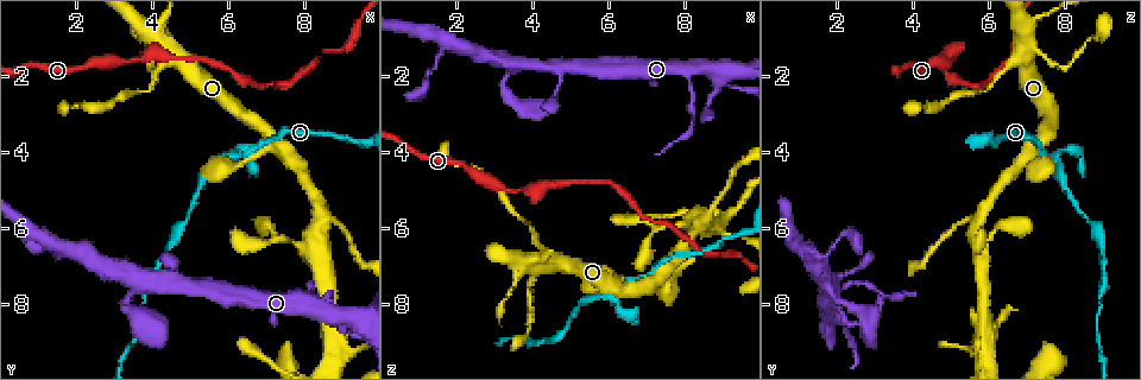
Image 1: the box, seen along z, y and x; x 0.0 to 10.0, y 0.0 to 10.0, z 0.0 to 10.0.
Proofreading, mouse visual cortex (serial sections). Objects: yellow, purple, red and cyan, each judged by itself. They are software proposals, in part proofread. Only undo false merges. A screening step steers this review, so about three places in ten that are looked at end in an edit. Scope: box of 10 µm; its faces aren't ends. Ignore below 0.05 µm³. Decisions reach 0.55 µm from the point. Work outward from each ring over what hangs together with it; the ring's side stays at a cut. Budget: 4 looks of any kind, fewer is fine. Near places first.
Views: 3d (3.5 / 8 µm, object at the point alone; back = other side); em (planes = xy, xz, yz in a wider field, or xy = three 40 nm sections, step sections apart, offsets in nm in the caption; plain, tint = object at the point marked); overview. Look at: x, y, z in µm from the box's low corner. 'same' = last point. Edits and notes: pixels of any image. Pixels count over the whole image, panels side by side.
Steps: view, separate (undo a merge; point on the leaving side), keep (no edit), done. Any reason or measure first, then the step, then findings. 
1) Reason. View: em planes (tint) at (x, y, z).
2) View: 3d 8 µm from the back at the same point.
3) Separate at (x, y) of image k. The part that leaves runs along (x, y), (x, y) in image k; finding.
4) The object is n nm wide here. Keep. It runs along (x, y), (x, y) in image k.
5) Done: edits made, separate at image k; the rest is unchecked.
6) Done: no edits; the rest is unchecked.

Three arms meet. View: 3d 3.5 µm at (7.30, 6.25, 5.95).

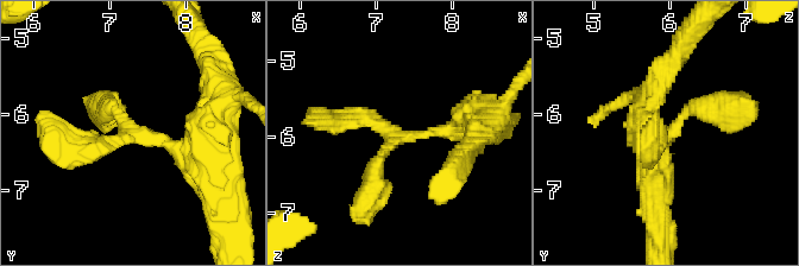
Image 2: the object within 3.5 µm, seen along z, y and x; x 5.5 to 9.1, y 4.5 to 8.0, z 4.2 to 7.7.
Keep. It runs along (473, 120), (397, 134), (371, 196) in image 2; one cell here.

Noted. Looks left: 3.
Sudden change in width. View: 3d 8 µm from the back at (4.00, 2.00, 6.30).

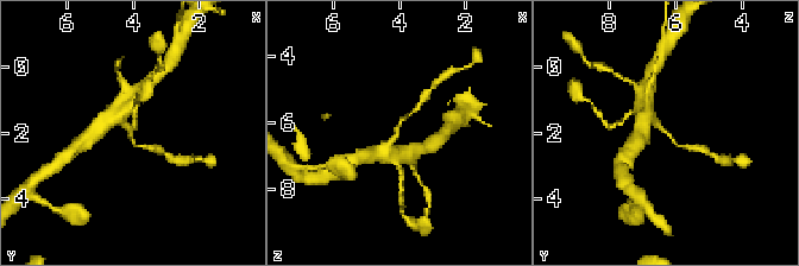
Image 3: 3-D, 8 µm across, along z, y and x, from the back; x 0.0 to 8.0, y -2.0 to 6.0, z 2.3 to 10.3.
View: 3d 3.5 µm at the same point.

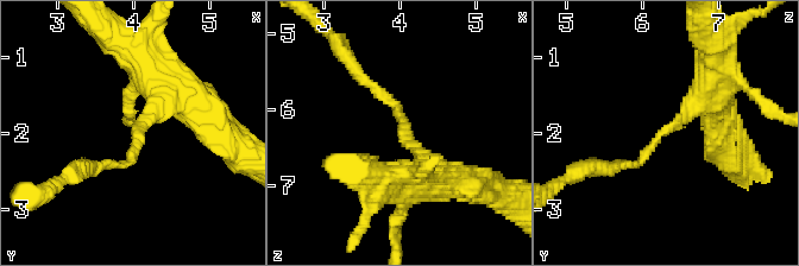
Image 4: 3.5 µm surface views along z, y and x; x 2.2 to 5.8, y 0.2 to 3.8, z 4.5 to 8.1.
Keep. It runs along (440, 178), (400, 112), (359, 75) in image 4; all the same cell.

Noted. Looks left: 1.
Done: no edits; the rest is unchecked.

